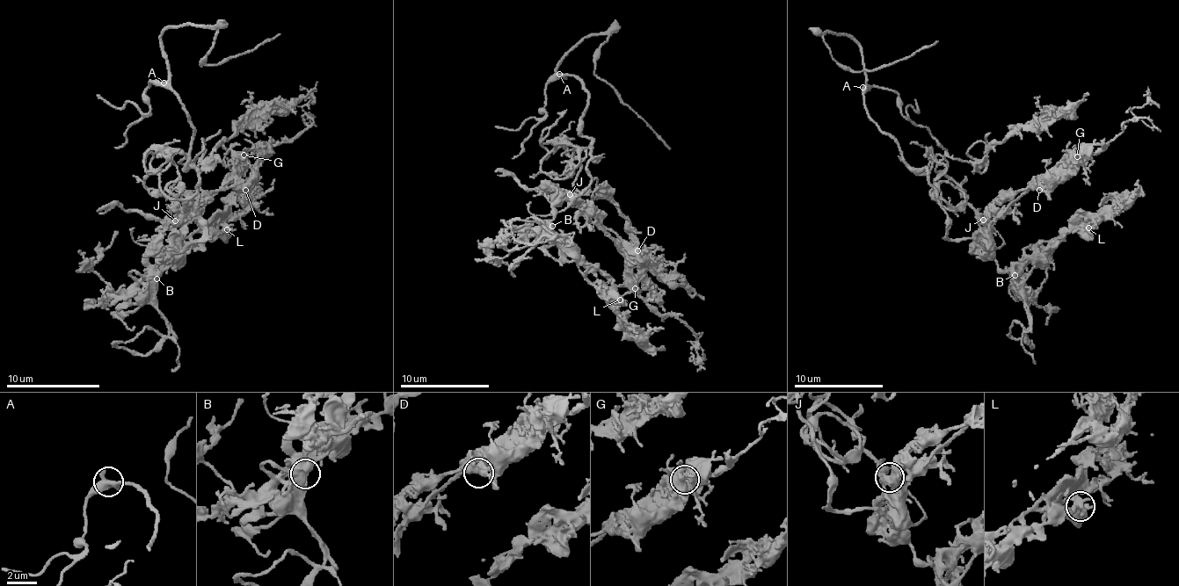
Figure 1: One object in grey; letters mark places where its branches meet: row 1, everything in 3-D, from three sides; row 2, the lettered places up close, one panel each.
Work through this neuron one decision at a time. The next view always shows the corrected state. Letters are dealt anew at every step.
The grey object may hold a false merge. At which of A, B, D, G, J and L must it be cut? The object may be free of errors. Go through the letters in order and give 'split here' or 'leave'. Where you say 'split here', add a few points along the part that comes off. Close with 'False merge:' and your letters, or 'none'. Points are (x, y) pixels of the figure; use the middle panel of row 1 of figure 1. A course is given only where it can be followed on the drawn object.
A: leave
B: leave
D: leave
G: leave
J: leave
L: leave
False merge: none

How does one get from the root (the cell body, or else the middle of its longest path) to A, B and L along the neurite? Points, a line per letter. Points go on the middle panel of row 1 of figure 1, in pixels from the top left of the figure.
A: (591, 139), (581, 134), (581, 119), (588, 94), (575, 76), (559, 74)
B: (591, 139), (591, 155), (597, 159), (588, 163), (591, 184), (575, 197), (564, 197), (552, 207), (552, 226)
L: (591, 139), (591, 155), (597, 159), (588, 163), (591, 184), (552, 207), (552, 227), (606, 277), (620, 300)

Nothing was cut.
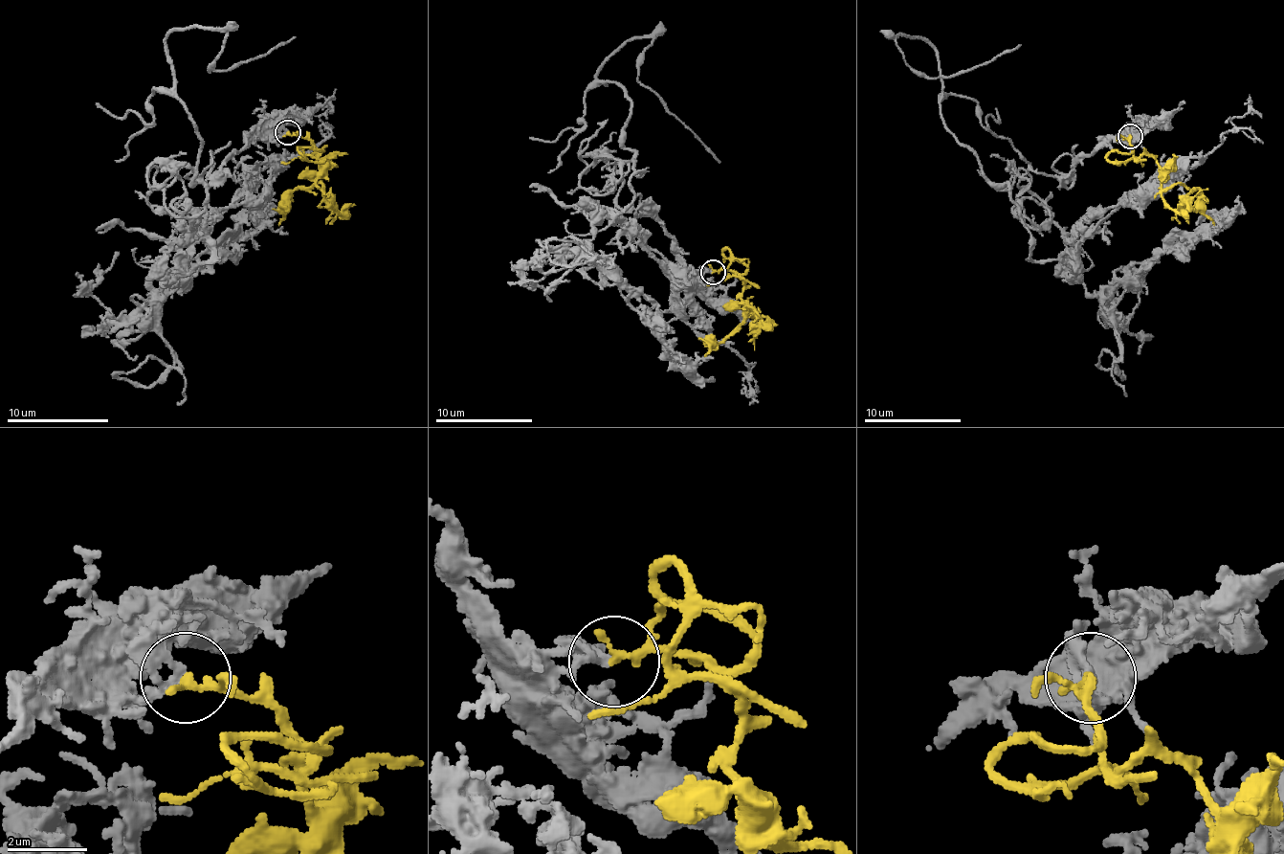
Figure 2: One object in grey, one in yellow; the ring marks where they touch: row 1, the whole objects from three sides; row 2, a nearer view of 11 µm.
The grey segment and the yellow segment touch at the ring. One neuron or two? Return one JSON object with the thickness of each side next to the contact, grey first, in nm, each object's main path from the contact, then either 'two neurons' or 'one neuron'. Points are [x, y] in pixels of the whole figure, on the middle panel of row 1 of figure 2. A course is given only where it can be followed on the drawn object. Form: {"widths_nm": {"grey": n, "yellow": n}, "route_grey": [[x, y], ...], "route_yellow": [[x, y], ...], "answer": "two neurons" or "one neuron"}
{"widths_nm": {"grey": 200, "yellow": 260}, "route_grey": [[714, 273], [621, 207], [607, 168], [636, 153], [630, 102], [602, 66], [653, 36], [638, 78], [719, 163]], "route_yellow": [[714, 273], [747, 268], [723, 253], [747, 309], [704, 355]], "answer": "two neurons"}

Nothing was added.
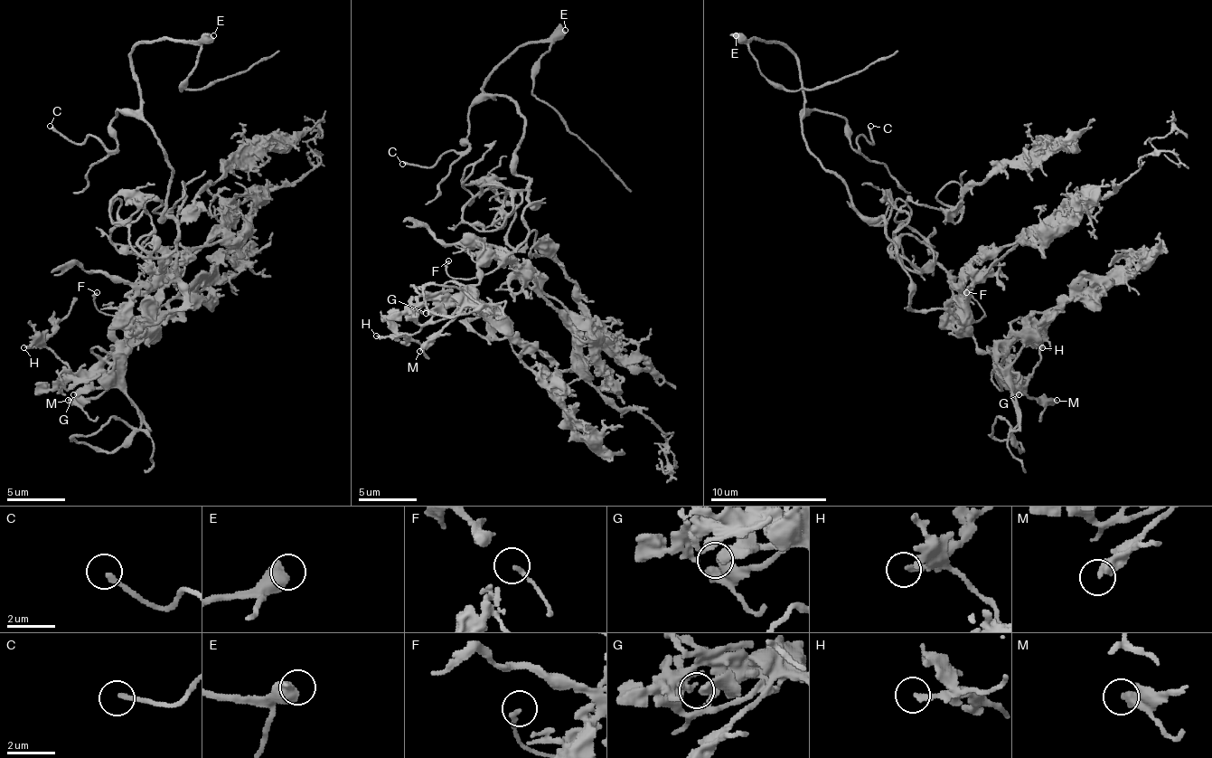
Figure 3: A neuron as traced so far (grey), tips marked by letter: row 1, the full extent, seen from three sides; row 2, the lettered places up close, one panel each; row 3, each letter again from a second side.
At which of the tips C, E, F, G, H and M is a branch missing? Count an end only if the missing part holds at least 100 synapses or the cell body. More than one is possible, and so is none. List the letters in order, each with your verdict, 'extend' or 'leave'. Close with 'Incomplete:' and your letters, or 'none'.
C: extend
E: extend
F: leave
G: leave
H: leave
M: leave
Incomplete: C, E

